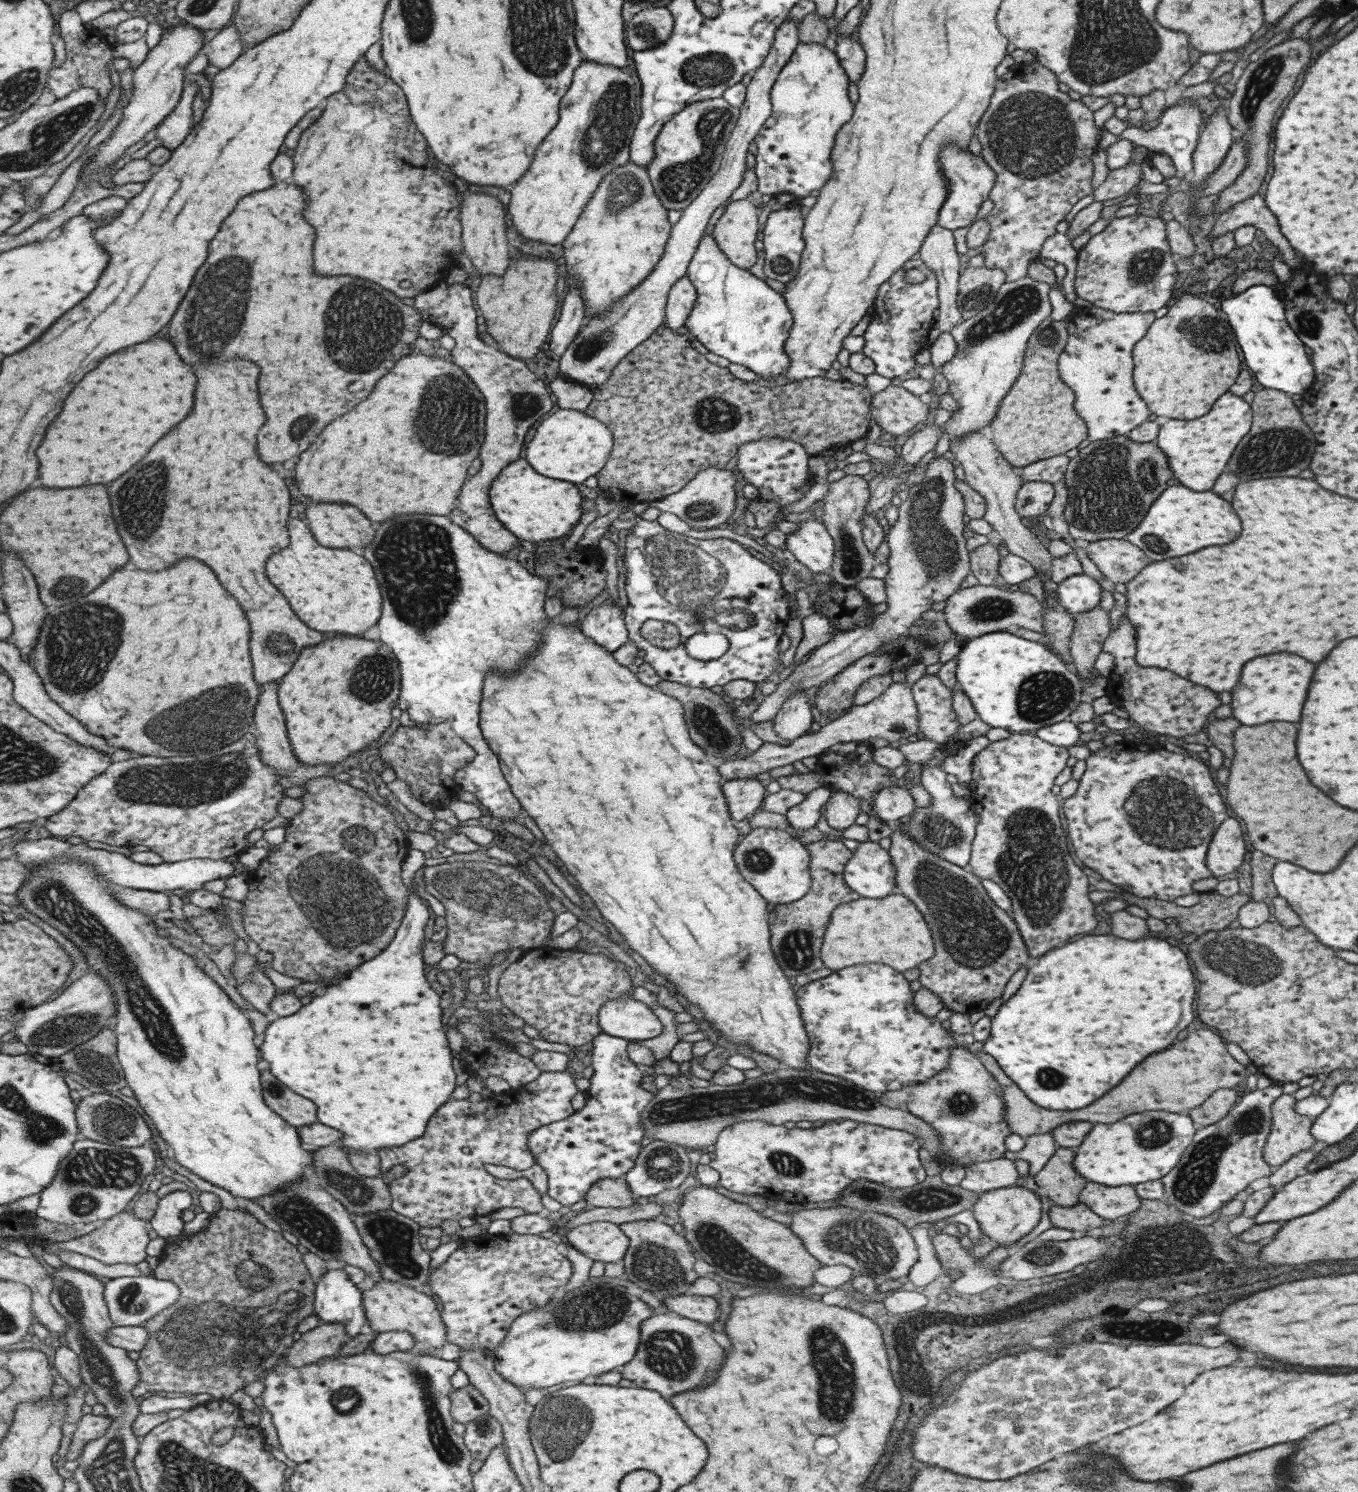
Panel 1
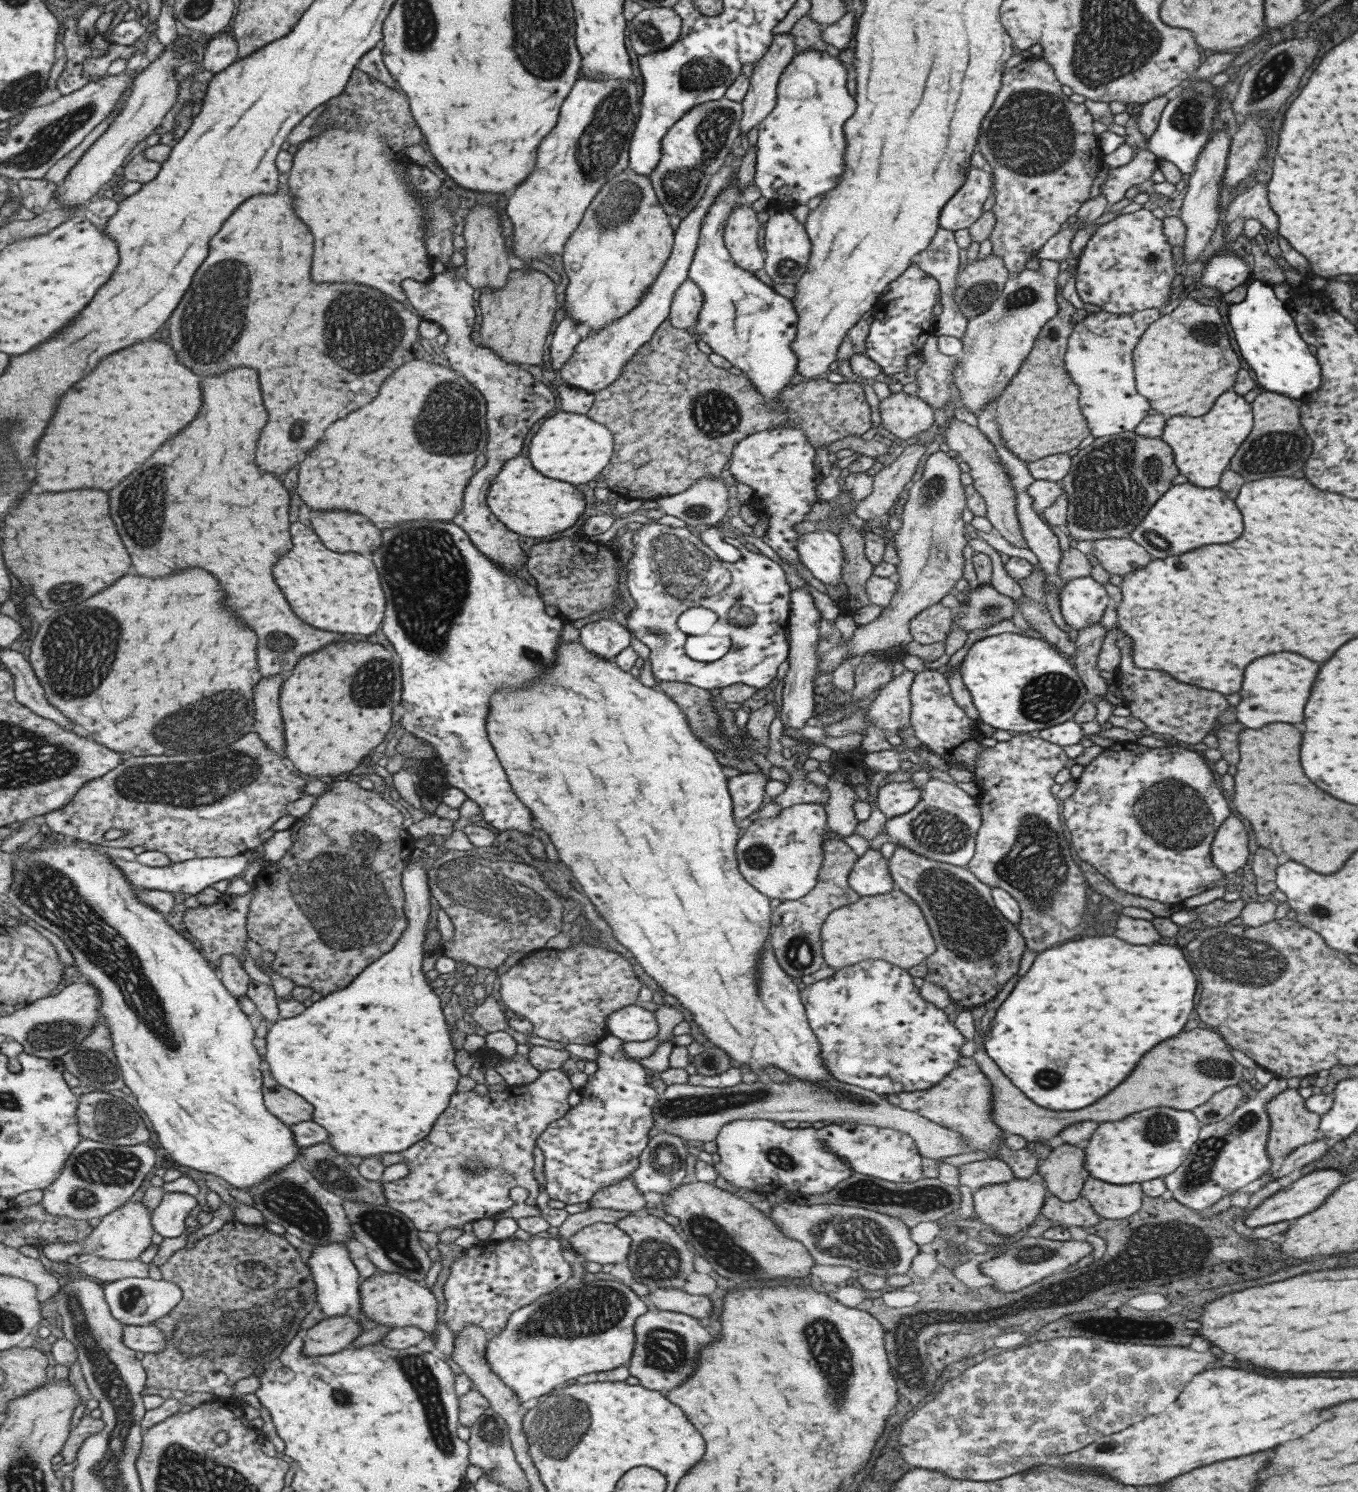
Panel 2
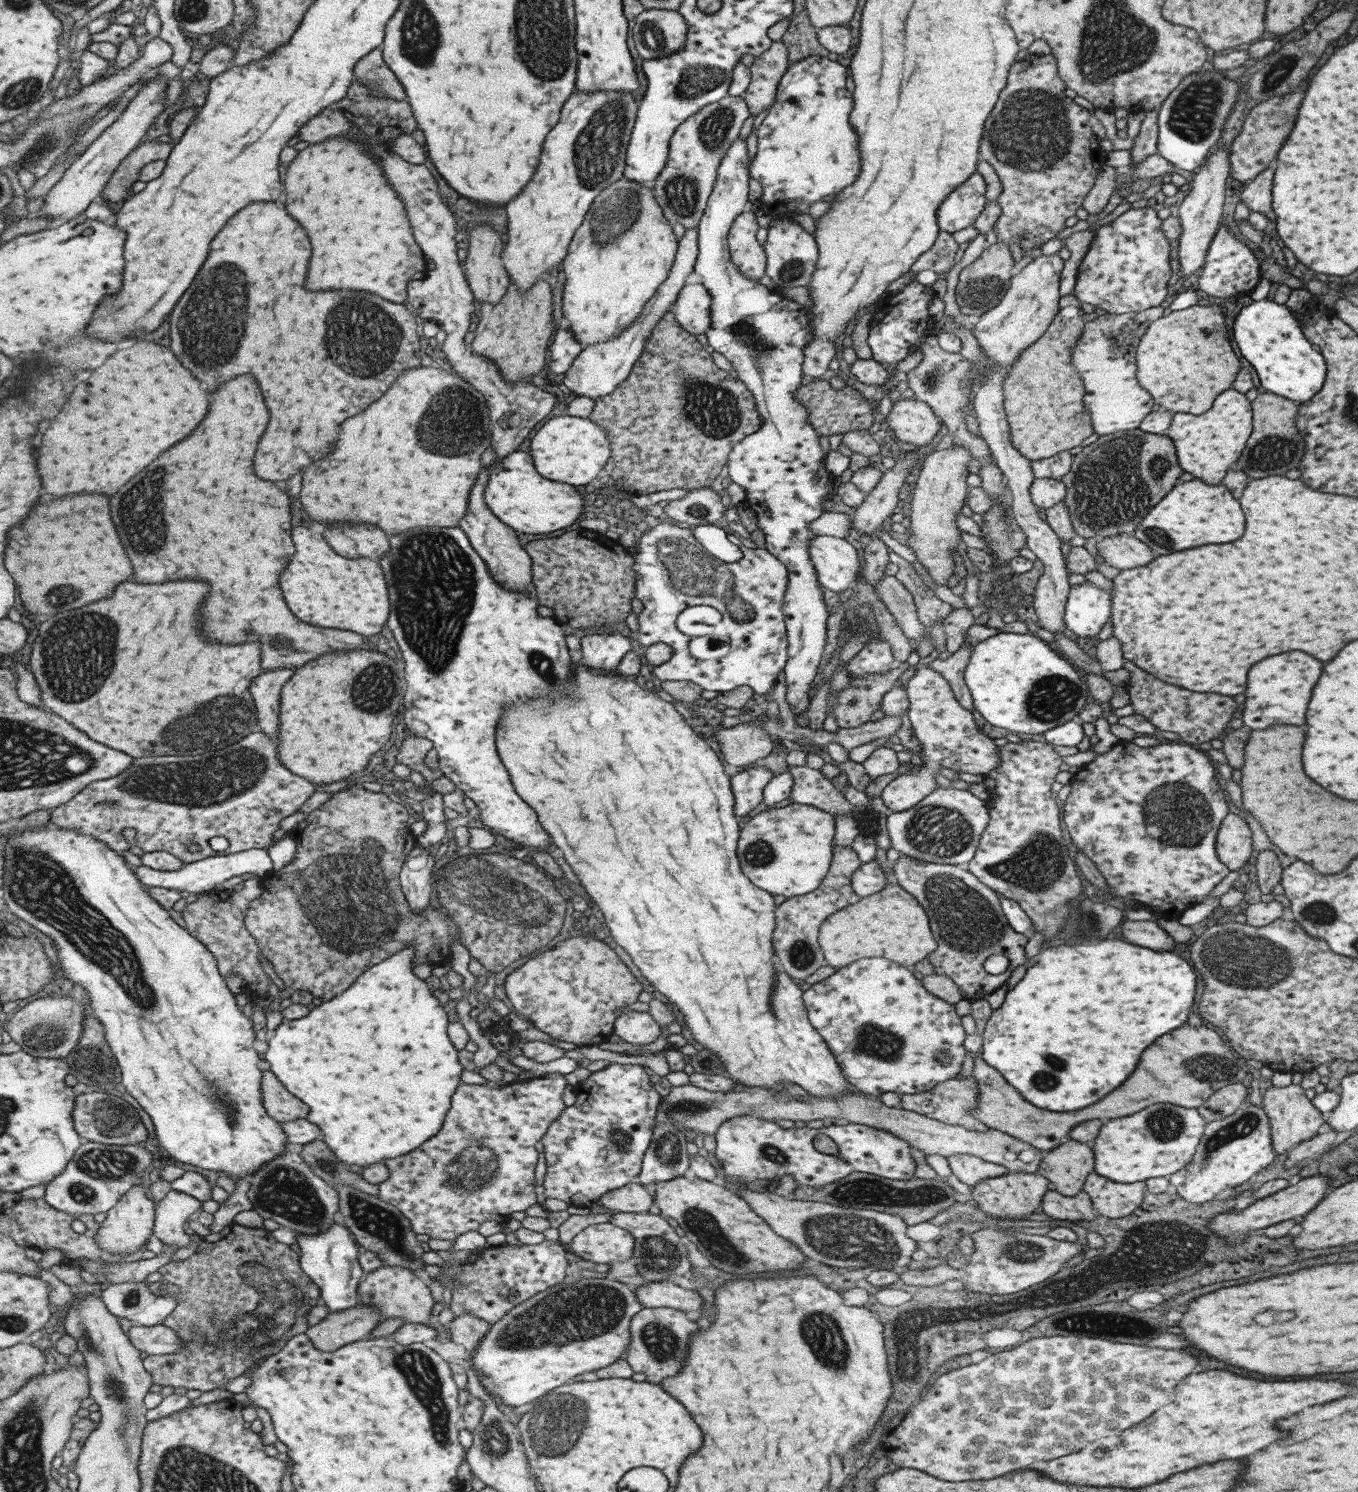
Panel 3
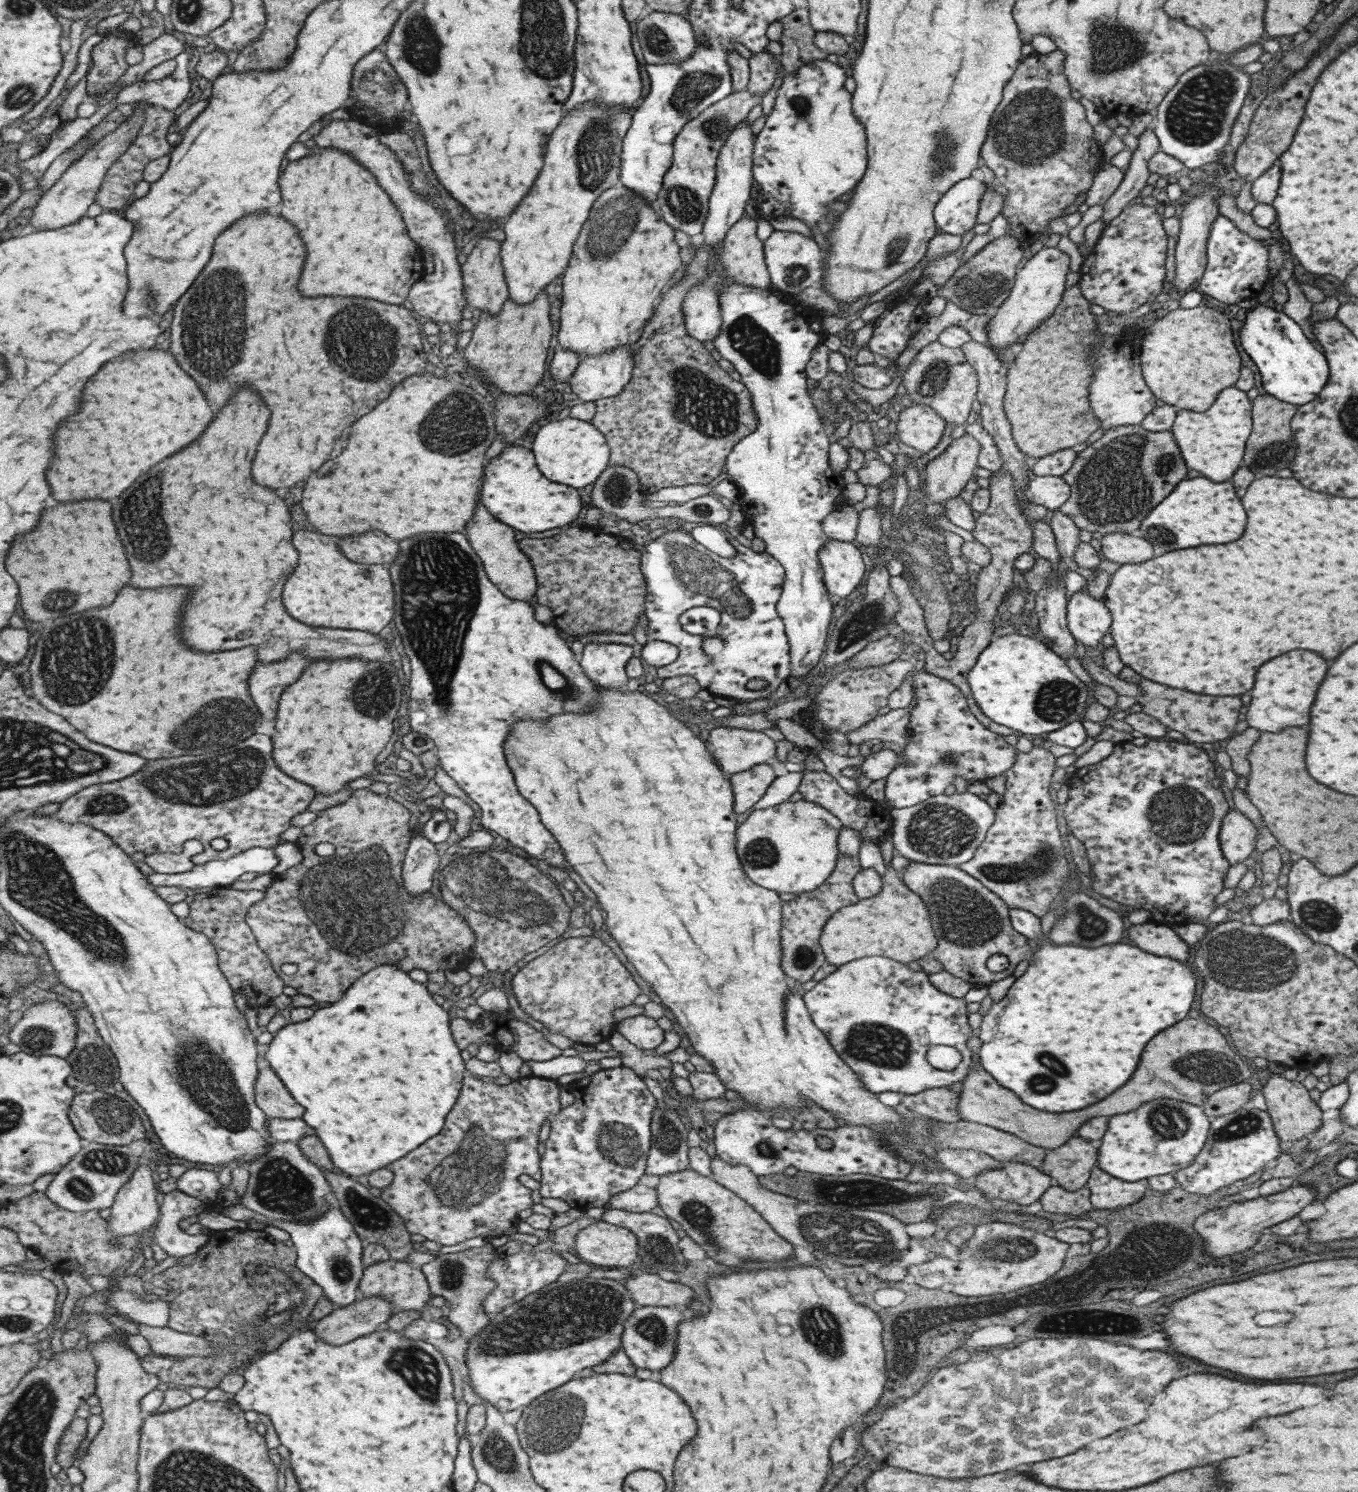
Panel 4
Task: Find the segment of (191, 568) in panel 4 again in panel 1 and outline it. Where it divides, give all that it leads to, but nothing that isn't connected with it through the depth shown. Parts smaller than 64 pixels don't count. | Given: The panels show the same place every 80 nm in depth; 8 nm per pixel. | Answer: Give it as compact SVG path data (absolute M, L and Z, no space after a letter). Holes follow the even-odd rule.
M235 360L195 366L195 370L199 376L199 386L191 416L187 416L179 428L171 430L161 442L157 442L157 446L153 446L143 462L139 462L129 474L123 474L123 478L113 482L111 498L115 518L119 522L119 532L131 550L131 558L141 570L161 570L187 556L199 558L201 562L207 562L207 566L215 566L215 574L219 574L223 586L227 586L227 590L231 590L231 594L243 602L243 608L249 614L247 618L251 618L251 654L255 678L263 688L265 684L281 680L293 668L301 650L321 642L325 633L311 630L293 612L287 598L269 582L265 570L269 556L283 550L291 542L287 520L293 498L277 470L263 462L257 454L257 434L267 422L257 388L261 368L249 360ZM167 478L171 478L171 490L167 490L163 496Z

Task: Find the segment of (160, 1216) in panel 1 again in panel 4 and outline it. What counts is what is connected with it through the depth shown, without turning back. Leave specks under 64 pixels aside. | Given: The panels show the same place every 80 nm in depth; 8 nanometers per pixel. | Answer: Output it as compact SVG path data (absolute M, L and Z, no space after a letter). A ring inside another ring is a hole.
M179 1189L164 1194L162 1217L156 1223L151 1238L171 1256L183 1257L196 1254L209 1242L210 1237L187 1234L186 1229L181 1229L181 1222L189 1216L201 1214L204 1210L206 1202Z

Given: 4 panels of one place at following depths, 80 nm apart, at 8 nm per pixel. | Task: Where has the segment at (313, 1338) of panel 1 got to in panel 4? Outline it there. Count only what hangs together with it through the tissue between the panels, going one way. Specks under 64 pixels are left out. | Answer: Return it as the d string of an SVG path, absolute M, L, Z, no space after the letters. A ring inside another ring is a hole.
M383 1296L359 1298L359 1302L337 1307L320 1318L315 1335L331 1346L339 1346L379 1329L393 1314L391 1305Z

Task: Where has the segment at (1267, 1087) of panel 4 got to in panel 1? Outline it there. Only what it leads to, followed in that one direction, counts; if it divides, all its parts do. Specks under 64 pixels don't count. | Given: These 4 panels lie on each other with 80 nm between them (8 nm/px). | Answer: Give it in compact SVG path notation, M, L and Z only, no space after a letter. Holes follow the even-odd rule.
M1282 1094L1272 1102L1272 1125L1262 1150L1268 1166L1279 1166L1316 1142L1309 1132L1313 1120L1294 1111L1295 1101L1291 1094Z

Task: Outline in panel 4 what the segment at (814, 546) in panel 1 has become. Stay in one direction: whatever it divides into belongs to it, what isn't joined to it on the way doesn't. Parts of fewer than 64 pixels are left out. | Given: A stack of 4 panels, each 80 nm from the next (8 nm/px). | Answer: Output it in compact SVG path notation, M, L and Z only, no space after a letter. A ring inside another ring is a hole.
M827 539L817 553L829 595L844 599L851 591L861 589L868 565L852 542Z

